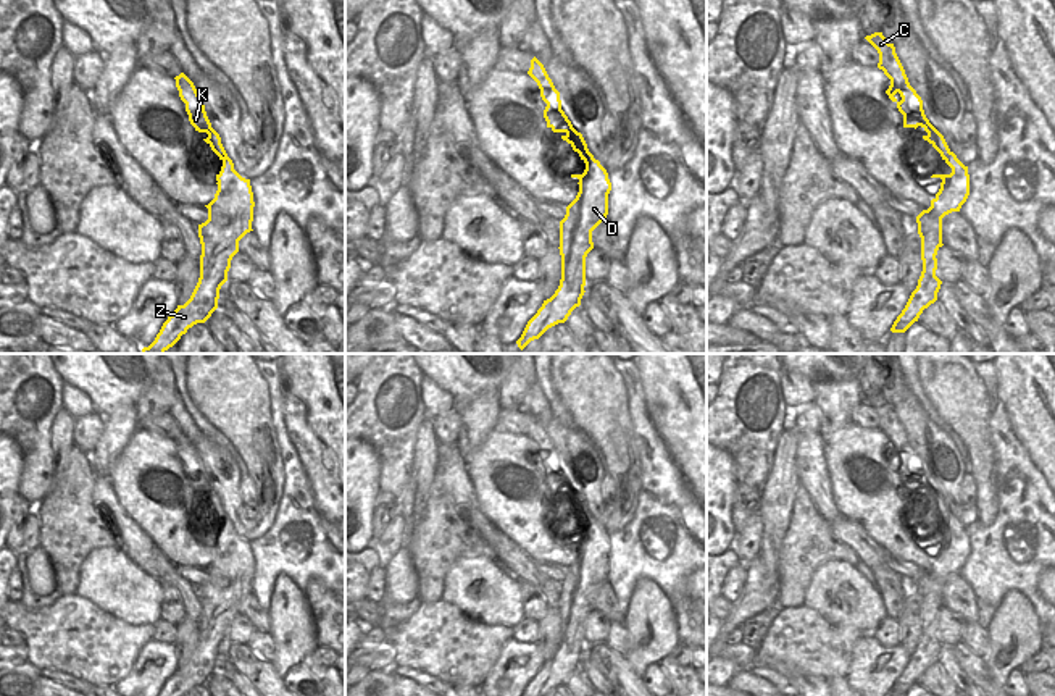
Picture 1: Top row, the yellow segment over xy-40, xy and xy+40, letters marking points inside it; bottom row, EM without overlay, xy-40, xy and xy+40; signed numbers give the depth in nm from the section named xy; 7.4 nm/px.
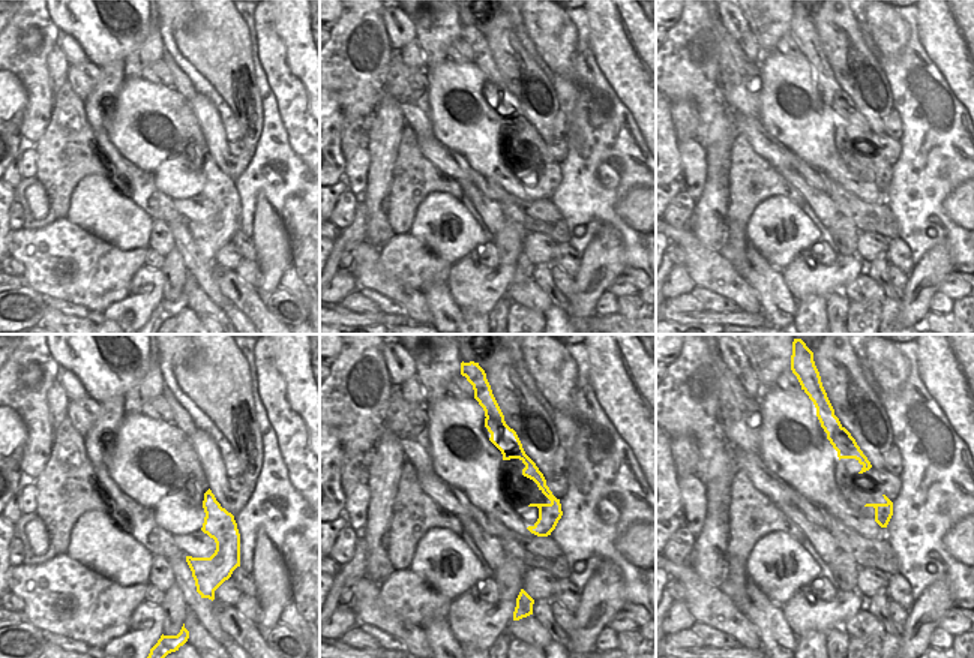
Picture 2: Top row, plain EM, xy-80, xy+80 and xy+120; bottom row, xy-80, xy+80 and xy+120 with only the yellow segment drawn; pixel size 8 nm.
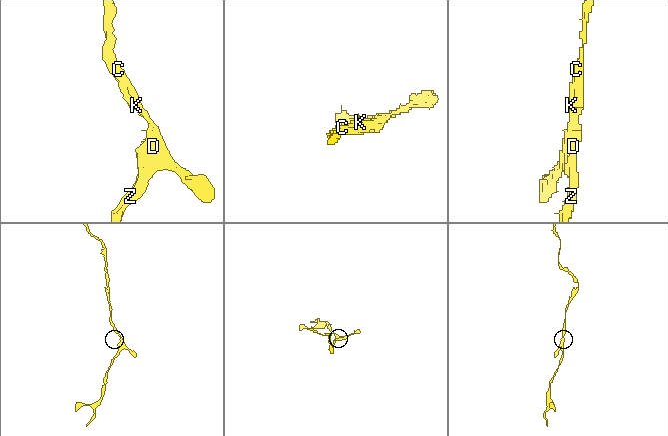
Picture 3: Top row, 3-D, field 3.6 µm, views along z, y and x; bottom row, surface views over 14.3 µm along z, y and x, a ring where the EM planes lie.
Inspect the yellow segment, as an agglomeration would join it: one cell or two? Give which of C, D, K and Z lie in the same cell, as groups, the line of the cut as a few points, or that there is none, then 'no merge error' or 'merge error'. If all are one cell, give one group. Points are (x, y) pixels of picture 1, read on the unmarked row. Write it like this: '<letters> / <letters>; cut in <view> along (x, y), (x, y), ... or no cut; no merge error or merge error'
C D K Z; no cut; no merge error

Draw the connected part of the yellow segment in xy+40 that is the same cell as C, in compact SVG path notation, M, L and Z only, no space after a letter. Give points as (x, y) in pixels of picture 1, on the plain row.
M874 394L865 399L879 415L878 430L890 441L886 452L889 460L897 465L903 476L903 489L921 488L928 496L923 497L952 530L950 536L932 536L940 539L940 551L931 562L931 568L916 578L918 596L921 599L923 633L916 651L911 654L905 670L894 683L892 694L905 694L924 670L937 662L937 654L942 643L936 638L937 612L942 606L942 580L952 573L960 573L970 557L970 536L957 517L949 510L944 497L929 484L923 472L923 462L910 447L905 431L895 415L894 405L889 405L882 394Z

